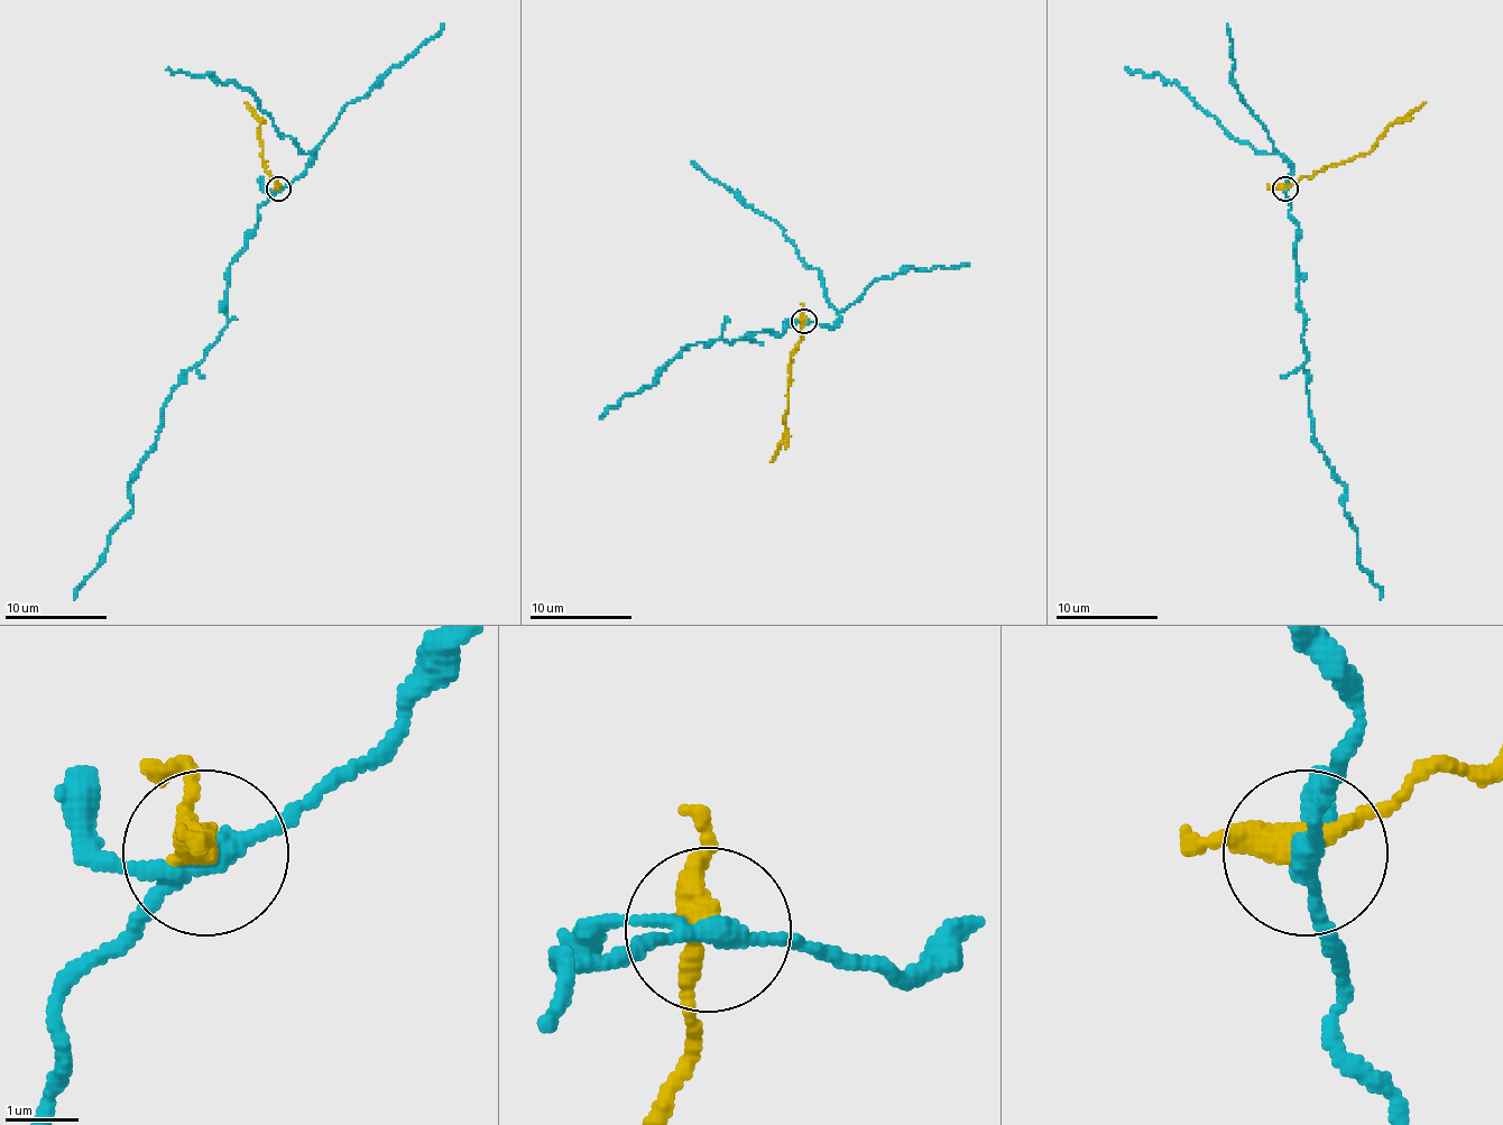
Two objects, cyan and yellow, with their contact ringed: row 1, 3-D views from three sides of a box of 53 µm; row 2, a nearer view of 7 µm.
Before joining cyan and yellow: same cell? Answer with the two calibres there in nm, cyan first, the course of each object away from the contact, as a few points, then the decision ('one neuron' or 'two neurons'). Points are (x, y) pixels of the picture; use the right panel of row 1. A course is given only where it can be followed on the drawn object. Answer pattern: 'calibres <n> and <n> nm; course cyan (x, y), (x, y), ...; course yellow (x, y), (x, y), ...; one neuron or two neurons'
calibres 240 and 340 nm; course cyan (1285, 190), (1298, 232), (1311, 431), (1344, 487), (1357, 563), (1380, 589), (1380, 599); course yellow (1285, 190), (1303, 176), (1314, 176), (1321, 168), (1364, 156), (1377, 138), (1426, 102); two neurons

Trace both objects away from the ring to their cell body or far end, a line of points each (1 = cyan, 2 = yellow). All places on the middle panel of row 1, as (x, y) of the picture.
1: (803, 322), (783, 324), (781, 334), (687, 347), (663, 367), (658, 380), (627, 393), (599, 416)
2: (803, 322), (798, 350), (791, 357), (785, 436), (771, 461)

